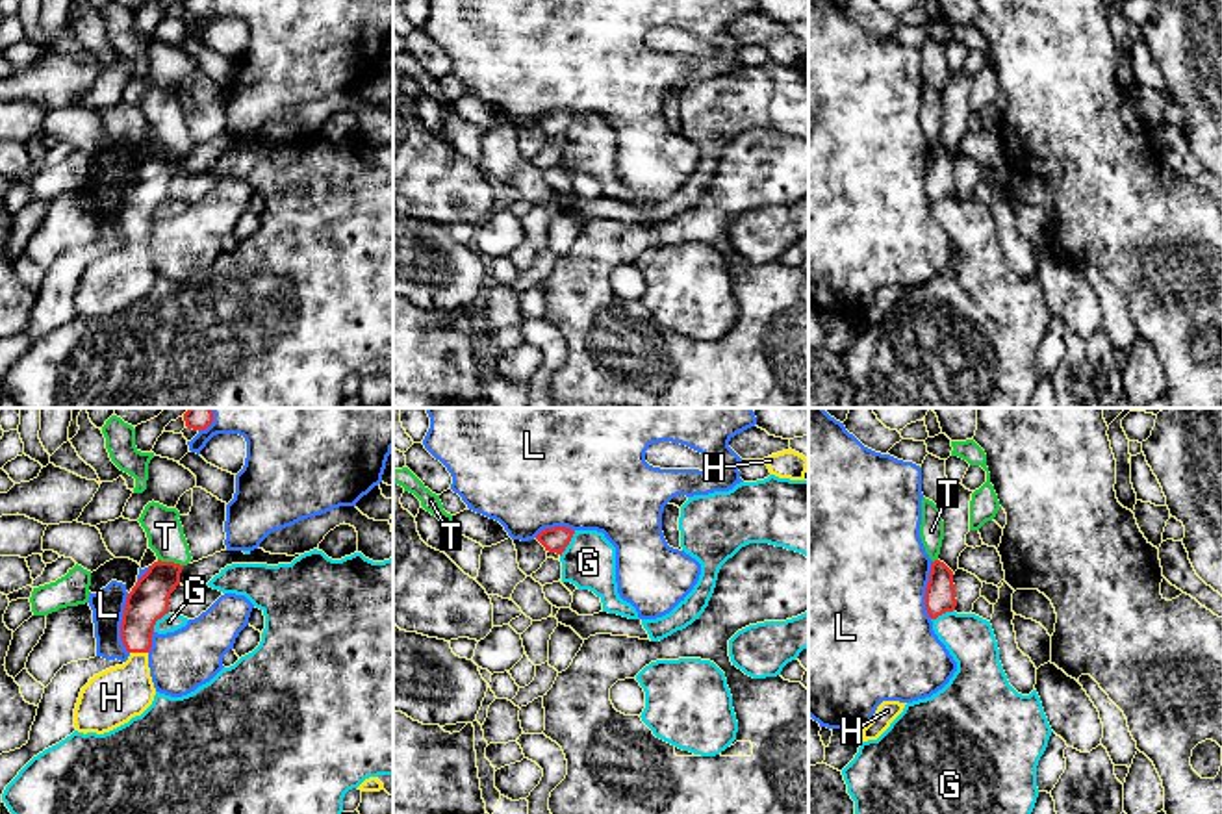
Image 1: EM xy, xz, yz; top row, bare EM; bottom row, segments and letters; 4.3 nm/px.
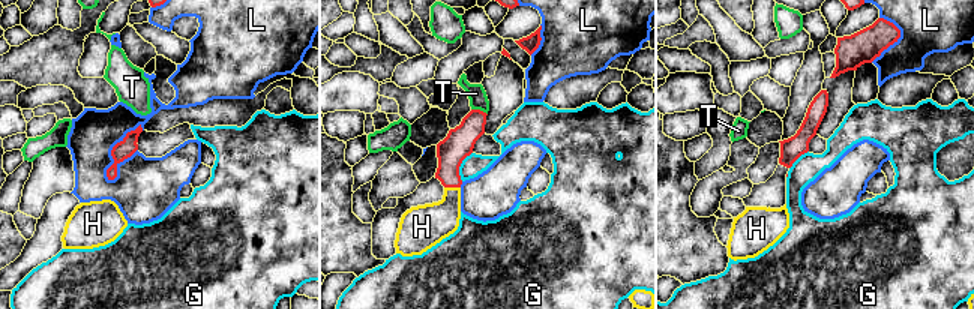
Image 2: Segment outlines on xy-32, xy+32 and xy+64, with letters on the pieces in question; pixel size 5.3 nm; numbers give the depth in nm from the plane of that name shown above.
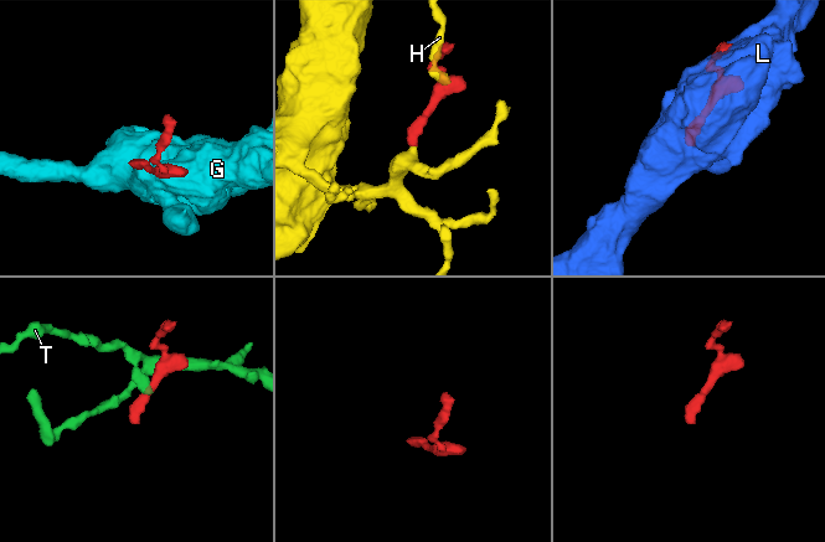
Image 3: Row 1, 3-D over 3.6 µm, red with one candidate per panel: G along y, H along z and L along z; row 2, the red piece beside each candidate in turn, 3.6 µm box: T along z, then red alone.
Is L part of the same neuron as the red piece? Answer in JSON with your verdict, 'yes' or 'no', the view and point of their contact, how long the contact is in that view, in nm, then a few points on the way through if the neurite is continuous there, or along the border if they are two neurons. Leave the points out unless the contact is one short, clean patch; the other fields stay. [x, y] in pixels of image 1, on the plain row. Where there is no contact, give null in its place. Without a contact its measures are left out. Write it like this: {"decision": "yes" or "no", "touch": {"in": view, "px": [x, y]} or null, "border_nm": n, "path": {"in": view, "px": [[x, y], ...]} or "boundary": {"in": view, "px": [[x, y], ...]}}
{"decision": "no", "touch": {"in": "xy", "px": [121, 208]}, "border_nm": 260}

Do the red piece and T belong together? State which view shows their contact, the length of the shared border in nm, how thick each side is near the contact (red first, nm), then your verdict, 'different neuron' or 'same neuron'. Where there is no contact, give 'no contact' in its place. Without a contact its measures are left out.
contact in xy; length 120 nm; calibres 180 and 160 nm; different neuron

